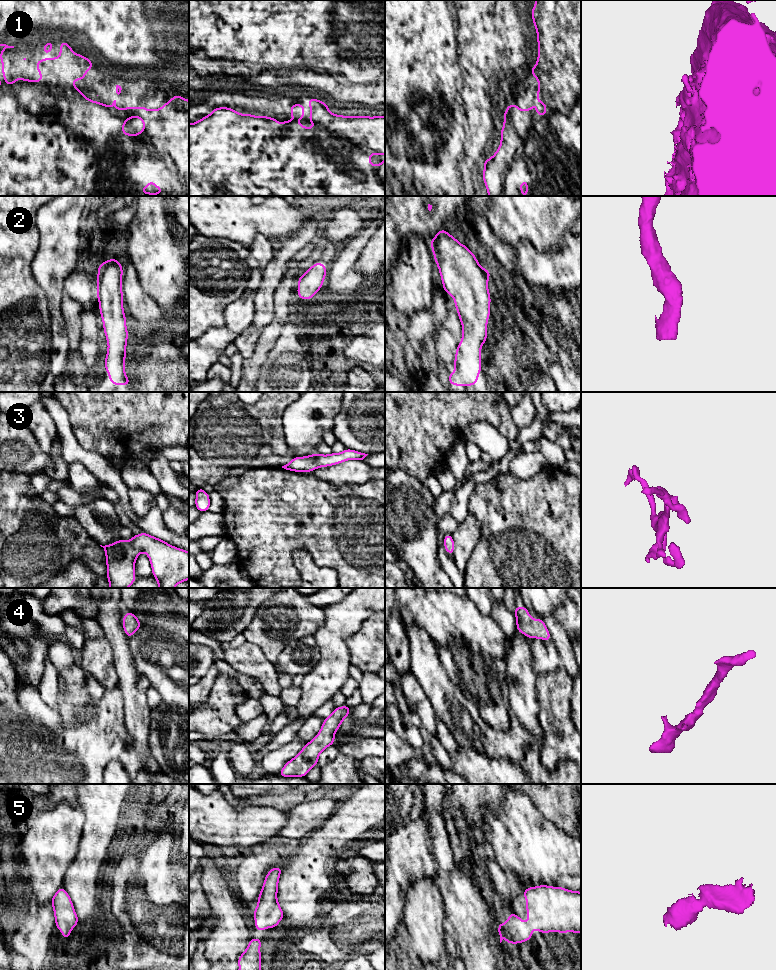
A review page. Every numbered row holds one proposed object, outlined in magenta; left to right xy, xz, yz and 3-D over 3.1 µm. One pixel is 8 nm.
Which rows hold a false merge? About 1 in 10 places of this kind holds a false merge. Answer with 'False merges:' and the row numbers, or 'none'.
False merges: none

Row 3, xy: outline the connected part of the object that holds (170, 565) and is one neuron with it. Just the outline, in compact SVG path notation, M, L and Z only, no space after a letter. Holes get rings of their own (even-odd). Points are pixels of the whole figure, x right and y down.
M145 532L133 535L130 541L121 538L113 544L100 546L104 548L106 554L106 578L109 580L109 588L128 588L136 581L135 561L142 551L145 551L149 557L152 575L158 581L158 588L174 588L177 584L189 579L189 552Z

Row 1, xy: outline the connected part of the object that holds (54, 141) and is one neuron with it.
M60 41L60 57L45 58L36 61L36 68L42 75L40 81L27 80L15 77L11 87L7 83L4 74L4 60L0 57L0 80L3 86L0 86L0 196L189 196L189 100L182 96L174 95L169 102L165 103L160 109L148 110L144 106L125 107L118 109L116 100L109 107L103 103L92 101L86 98L72 84L73 80L83 80L86 77L86 71L94 67L89 58L81 54L75 54L71 50L70 44ZM139 117L144 123L144 129L137 134L123 133L123 127L128 119ZM153 182L156 189L164 187L165 190L158 195L153 192L143 194L142 188L148 190L148 183Z

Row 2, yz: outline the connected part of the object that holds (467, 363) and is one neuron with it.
M441 229L430 240L436 265L439 268L443 290L450 294L462 323L462 340L458 344L455 361L452 364L455 371L448 374L449 384L455 386L472 386L478 383L481 366L481 348L487 339L487 321L490 316L491 297L488 291L488 279L491 272L484 269L478 263L466 245L462 245L446 230Z

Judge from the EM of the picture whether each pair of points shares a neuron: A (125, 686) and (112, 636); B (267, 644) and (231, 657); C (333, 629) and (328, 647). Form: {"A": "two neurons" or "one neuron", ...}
{"A": "one neuron", "B": "two neurons", "C": "one neuron"}

